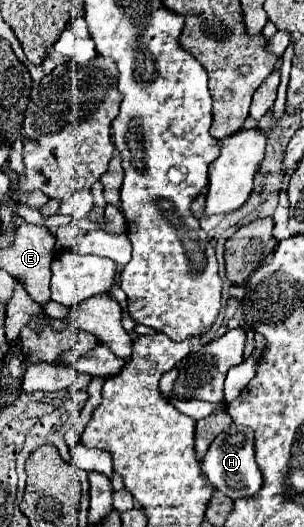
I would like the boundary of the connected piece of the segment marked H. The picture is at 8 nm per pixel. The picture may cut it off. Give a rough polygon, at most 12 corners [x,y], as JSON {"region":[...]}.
{"region":[[253,432],[219,434],[207,480],[229,498],[253,496],[263,480]]}

